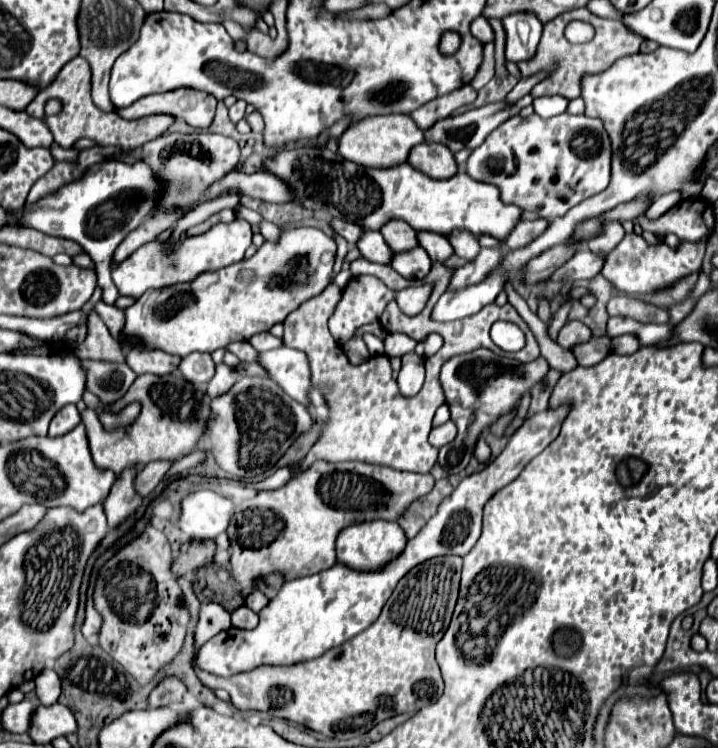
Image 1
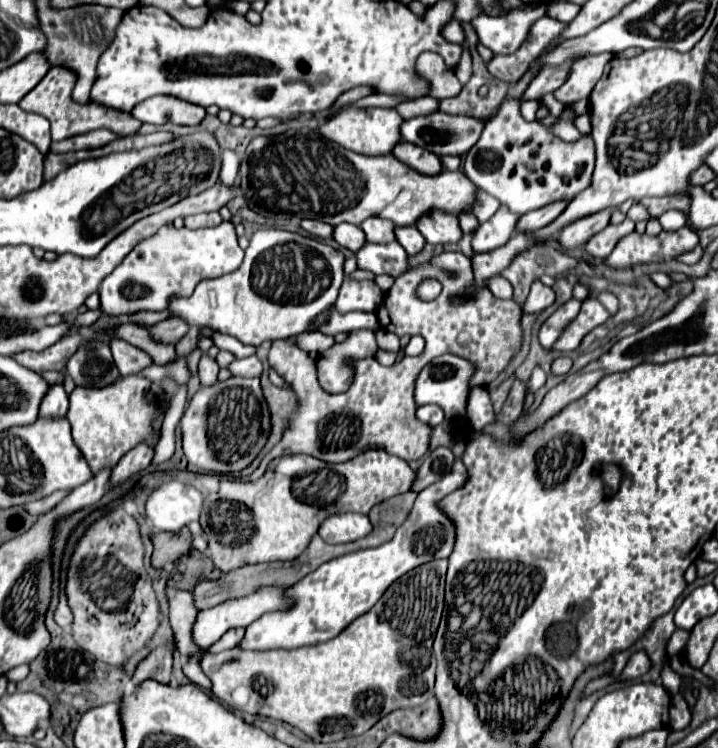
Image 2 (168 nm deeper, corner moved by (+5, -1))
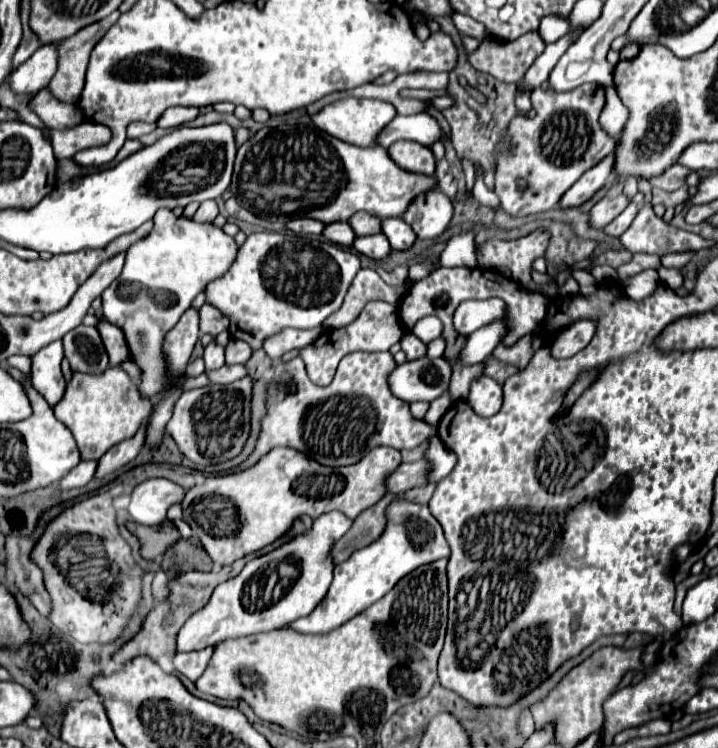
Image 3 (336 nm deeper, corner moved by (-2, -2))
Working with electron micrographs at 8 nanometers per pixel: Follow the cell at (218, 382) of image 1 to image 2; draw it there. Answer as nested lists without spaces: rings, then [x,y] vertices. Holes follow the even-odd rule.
[[[203,352],[201,360],[199,360],[199,378],[203,386],[211,386],[213,382],[217,382],[217,372],[219,366],[215,362],[215,358],[211,358],[207,352]]]

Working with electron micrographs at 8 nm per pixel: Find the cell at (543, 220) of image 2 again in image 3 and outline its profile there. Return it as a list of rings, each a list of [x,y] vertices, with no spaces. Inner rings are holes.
[[[614,153],[610,157],[604,157],[594,169],[588,169],[558,201],[558,209],[570,209],[570,207],[580,207],[584,201],[588,201],[598,189],[606,185],[606,181],[612,175],[612,165],[614,165]]]

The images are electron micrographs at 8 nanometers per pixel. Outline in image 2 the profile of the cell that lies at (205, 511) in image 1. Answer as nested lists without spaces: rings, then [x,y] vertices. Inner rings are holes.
[[[169,480],[159,484],[145,502],[145,522],[157,532],[177,532],[187,522],[199,520],[203,496],[189,484]]]

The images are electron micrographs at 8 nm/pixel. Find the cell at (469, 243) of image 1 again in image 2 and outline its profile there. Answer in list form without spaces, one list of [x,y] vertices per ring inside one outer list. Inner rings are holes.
[[[439,208],[425,212],[415,222],[415,228],[421,232],[425,242],[429,244],[451,244],[451,242],[459,242],[463,236],[457,216],[443,212]]]

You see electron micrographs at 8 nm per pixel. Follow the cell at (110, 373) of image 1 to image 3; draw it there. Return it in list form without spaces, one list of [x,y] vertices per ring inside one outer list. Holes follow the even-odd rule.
[[[80,325],[64,335],[64,353],[70,361],[72,371],[80,373],[104,373],[110,365],[102,337],[98,337],[96,327]]]

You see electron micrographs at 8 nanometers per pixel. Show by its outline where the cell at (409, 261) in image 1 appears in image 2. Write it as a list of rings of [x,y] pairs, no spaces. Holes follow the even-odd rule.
[[[365,242],[363,248],[357,252],[359,268],[371,270],[375,274],[389,274],[401,276],[407,270],[407,252],[399,248],[397,242],[389,244],[373,244]]]

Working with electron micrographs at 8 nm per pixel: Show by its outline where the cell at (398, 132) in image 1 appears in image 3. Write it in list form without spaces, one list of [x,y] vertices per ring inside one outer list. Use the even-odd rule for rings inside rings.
[[[342,99],[328,107],[324,107],[320,113],[312,115],[312,123],[318,125],[318,129],[330,133],[332,137],[338,137],[350,145],[356,147],[372,147],[376,145],[378,133],[396,117],[396,109],[388,101],[380,99]]]

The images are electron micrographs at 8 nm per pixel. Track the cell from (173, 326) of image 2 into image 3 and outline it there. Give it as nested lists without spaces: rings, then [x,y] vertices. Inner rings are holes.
[[[202,305],[200,307],[200,333],[208,333],[212,337],[216,337],[218,333],[228,329],[228,321],[226,317],[222,317],[222,313],[218,309],[214,309],[212,305]]]

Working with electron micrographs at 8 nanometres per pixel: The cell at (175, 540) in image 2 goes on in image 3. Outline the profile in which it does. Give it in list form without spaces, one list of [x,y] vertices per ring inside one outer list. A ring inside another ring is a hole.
[[[130,521],[128,529],[140,539],[142,543],[140,553],[146,561],[158,561],[180,539],[180,531],[172,521],[166,521],[160,527],[146,527]]]

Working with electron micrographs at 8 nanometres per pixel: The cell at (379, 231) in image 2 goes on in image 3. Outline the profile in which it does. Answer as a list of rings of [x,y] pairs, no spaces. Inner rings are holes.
[[[356,213],[354,217],[350,217],[348,221],[354,229],[356,235],[374,235],[374,233],[382,233],[382,221],[370,213]]]

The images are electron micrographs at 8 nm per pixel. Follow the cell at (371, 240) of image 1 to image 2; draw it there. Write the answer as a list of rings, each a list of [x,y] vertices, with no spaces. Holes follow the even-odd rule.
[[[337,224],[333,226],[333,240],[343,246],[343,248],[349,248],[351,252],[357,252],[363,242],[365,242],[365,236],[363,232],[359,232],[357,226],[351,226],[351,224]]]

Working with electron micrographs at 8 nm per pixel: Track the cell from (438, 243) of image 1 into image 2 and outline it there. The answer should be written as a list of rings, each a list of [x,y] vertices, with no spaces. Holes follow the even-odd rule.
[[[395,226],[395,238],[409,256],[421,252],[425,246],[425,240],[423,240],[423,236],[419,236],[419,230],[415,226],[403,226],[403,228]]]

